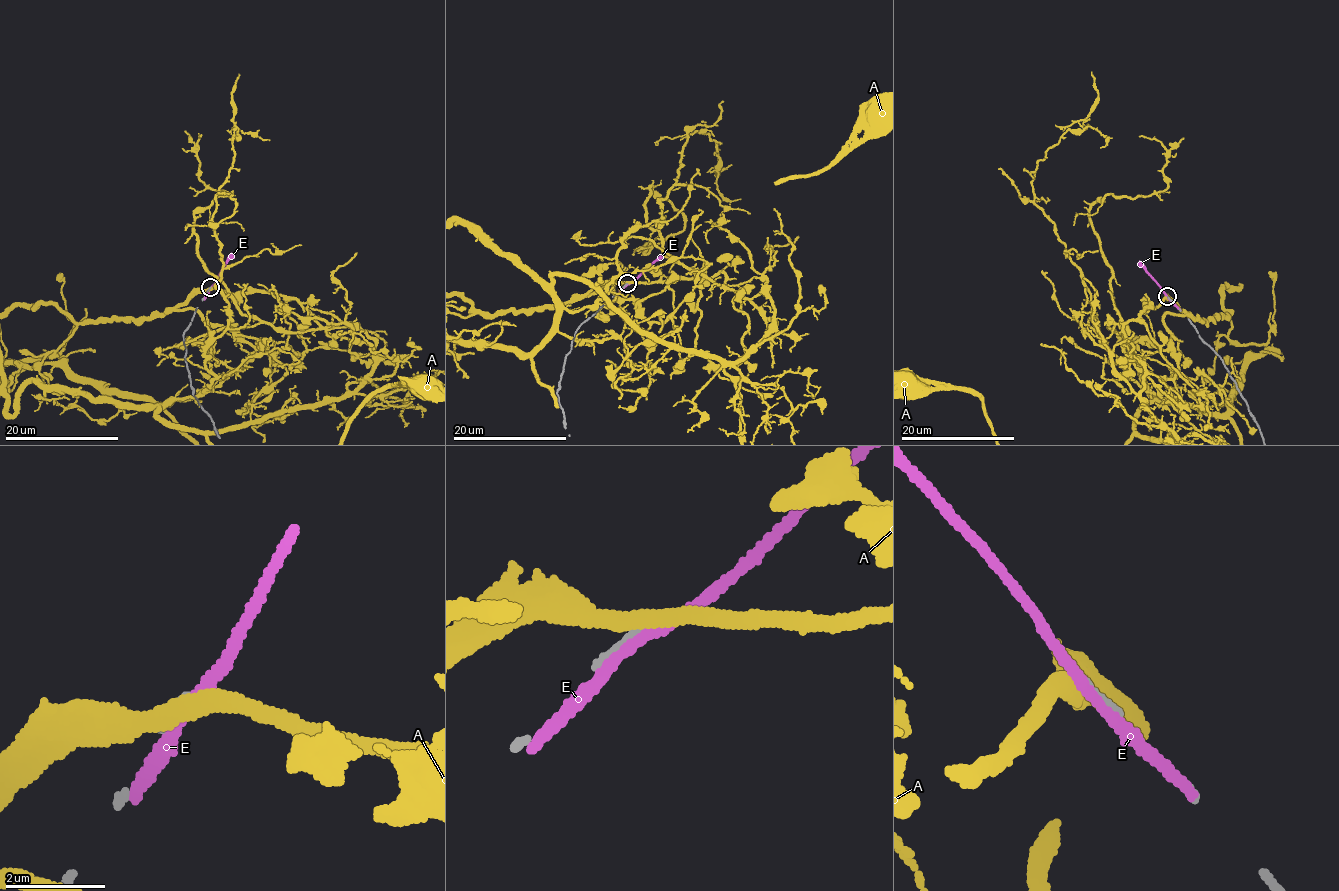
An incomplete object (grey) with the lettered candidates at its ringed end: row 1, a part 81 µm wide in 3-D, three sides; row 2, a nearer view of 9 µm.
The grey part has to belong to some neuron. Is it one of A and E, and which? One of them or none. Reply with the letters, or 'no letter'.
no letter

